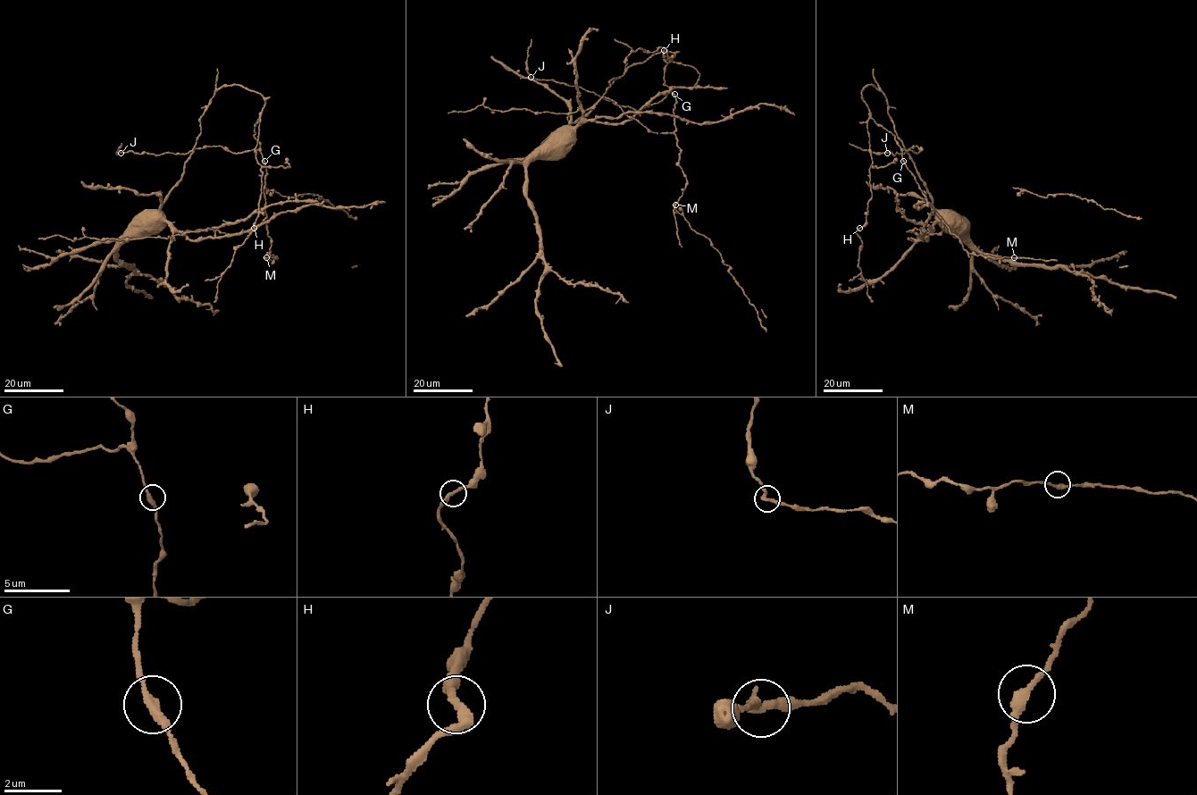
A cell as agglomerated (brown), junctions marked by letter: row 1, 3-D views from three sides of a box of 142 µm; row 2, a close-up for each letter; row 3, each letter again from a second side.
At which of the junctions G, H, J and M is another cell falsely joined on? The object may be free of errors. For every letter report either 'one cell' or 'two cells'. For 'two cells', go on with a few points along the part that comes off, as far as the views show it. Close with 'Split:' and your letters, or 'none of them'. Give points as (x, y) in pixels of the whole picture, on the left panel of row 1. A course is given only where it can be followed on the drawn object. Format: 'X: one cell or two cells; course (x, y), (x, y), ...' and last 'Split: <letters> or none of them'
G: one cell
H: one cell
J: two cells
M: one cell
Split: J

